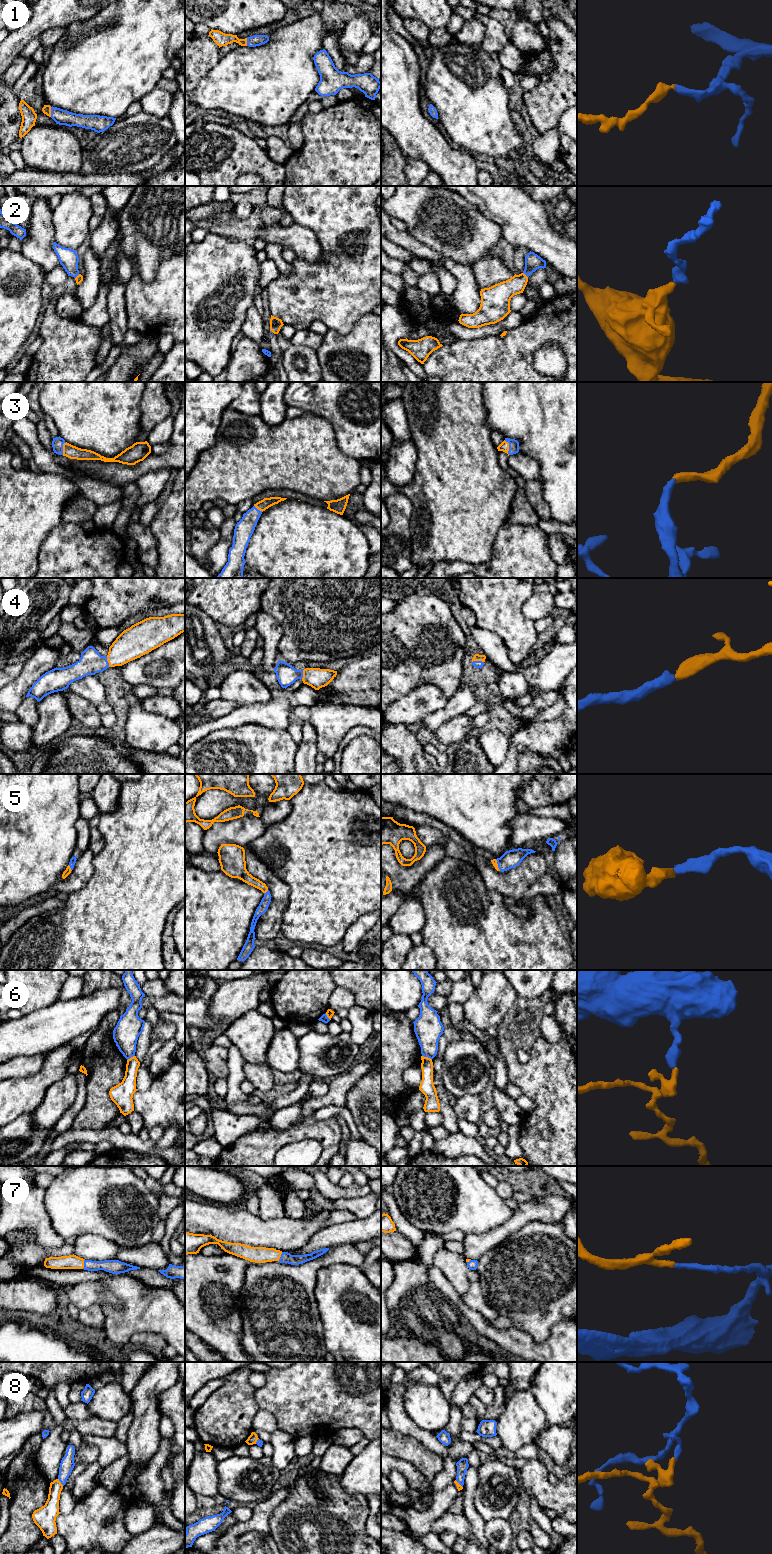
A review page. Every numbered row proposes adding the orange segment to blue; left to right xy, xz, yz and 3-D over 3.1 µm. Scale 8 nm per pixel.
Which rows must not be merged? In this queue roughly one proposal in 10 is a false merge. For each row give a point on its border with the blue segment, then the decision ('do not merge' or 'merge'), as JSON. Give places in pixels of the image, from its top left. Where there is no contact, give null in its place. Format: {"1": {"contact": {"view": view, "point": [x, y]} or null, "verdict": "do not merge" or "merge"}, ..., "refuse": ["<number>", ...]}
{"1": {"contact": {"view": "xy", "point": [51, 112]}, "verdict": "merge"}, "2": {"contact": {"view": "yz", "point": [525, 274]}, "verdict": "merge"}, "3": {"contact": {"view": "yz", "point": [509, 447]}, "verdict": "merge"}, "4": {"contact": {"view": "yz", "point": [477, 661]}, "verdict": "merge"}, "5": {"contact": {"view": "xy", "point": [70, 867]}, "verdict": "merge"}, "6": {"contact": {"view": "yz", "point": [427, 1056]}, "verdict": "do not merge"}, "7": {"contact": {"view": "xy", "point": [84, 1264]}, "verdict": "merge"}, "8": {"contact": {"view": "xy", "point": [60, 1481]}, "verdict": "do not merge"}, "refuse": ["6", "8"]}

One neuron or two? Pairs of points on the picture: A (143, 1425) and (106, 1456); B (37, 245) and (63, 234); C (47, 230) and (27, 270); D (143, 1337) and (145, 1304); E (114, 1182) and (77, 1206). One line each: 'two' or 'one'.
A: two
B: two
C: two
D: two
E: one

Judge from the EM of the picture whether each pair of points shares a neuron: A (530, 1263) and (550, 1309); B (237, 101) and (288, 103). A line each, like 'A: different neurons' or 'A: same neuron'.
A: same neuron
B: same neuron

